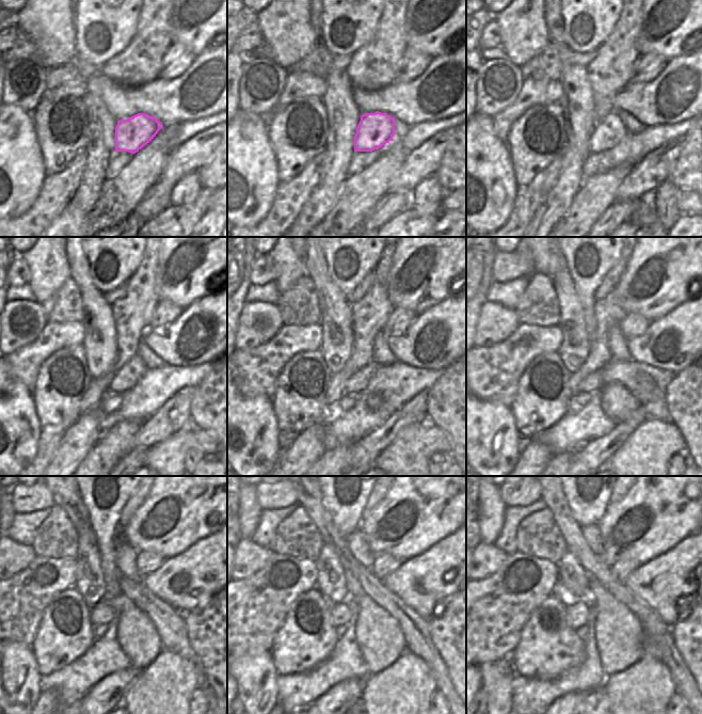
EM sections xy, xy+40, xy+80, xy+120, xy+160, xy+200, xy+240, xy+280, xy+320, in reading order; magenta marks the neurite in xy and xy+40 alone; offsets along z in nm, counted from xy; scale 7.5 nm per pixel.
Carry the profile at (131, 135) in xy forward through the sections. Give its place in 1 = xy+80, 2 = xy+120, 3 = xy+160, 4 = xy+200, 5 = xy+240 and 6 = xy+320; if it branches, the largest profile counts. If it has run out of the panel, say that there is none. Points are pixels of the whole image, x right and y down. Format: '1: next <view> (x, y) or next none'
1: next xy+80 (609, 131)
2: next xy+120 (127, 377)
3: next xy+160 (359, 382)
4: next xy+200 (594, 381)
5: next xy+240 (101, 614)
6: next xy+320 (578, 614)

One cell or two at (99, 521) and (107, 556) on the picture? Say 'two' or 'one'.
one

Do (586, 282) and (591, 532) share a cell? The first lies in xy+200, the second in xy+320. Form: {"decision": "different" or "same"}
{"decision": "different"}

